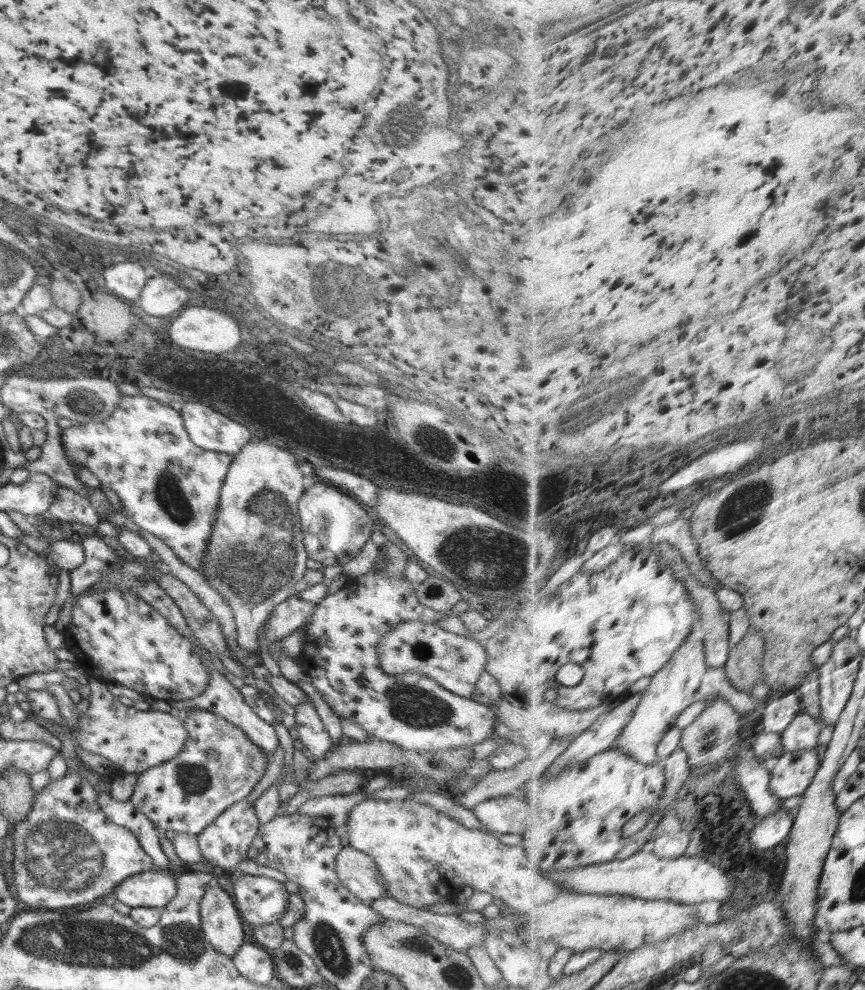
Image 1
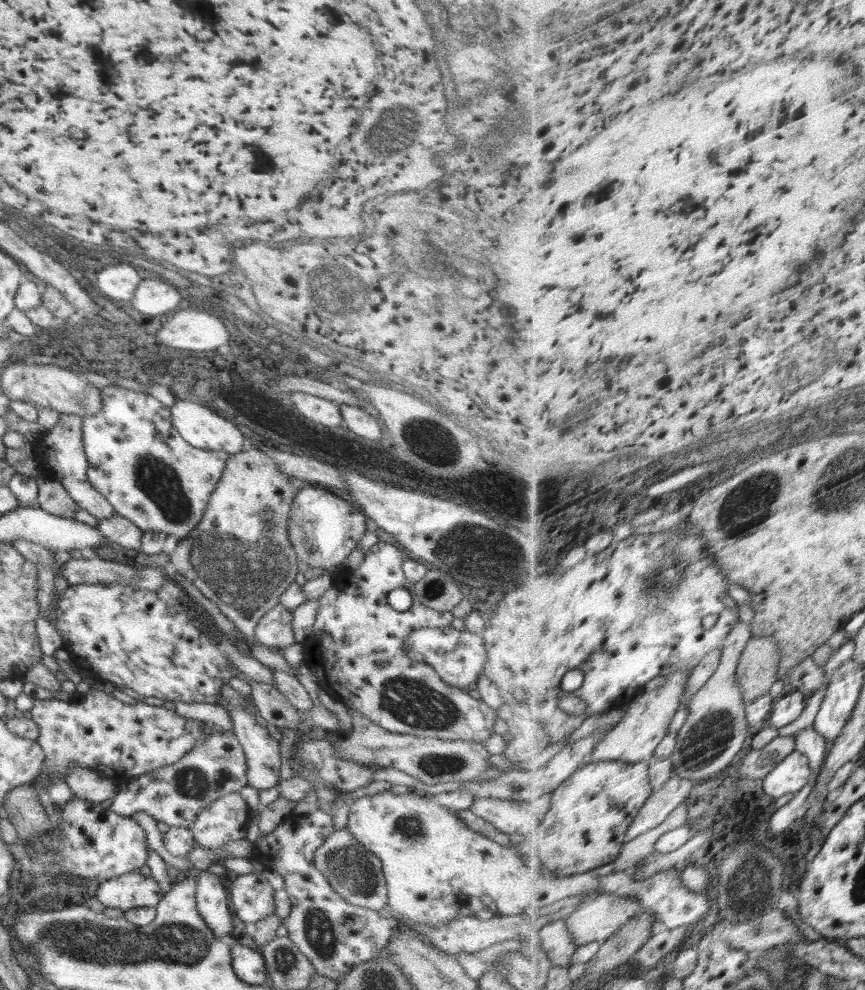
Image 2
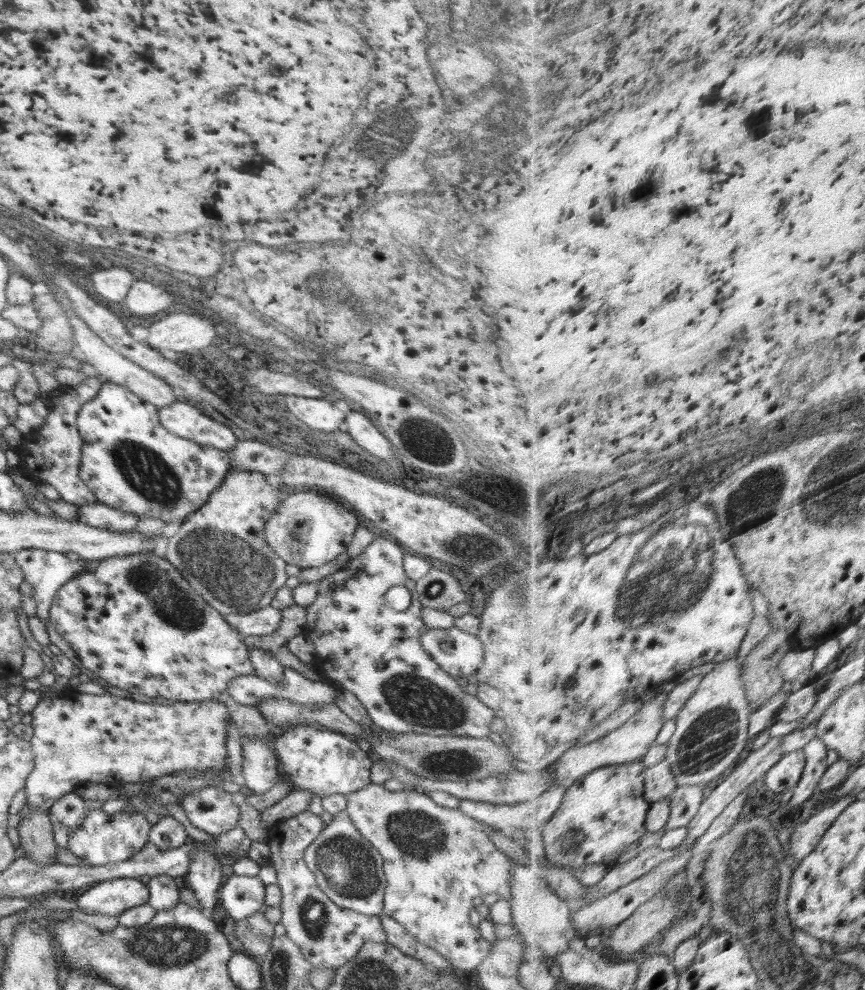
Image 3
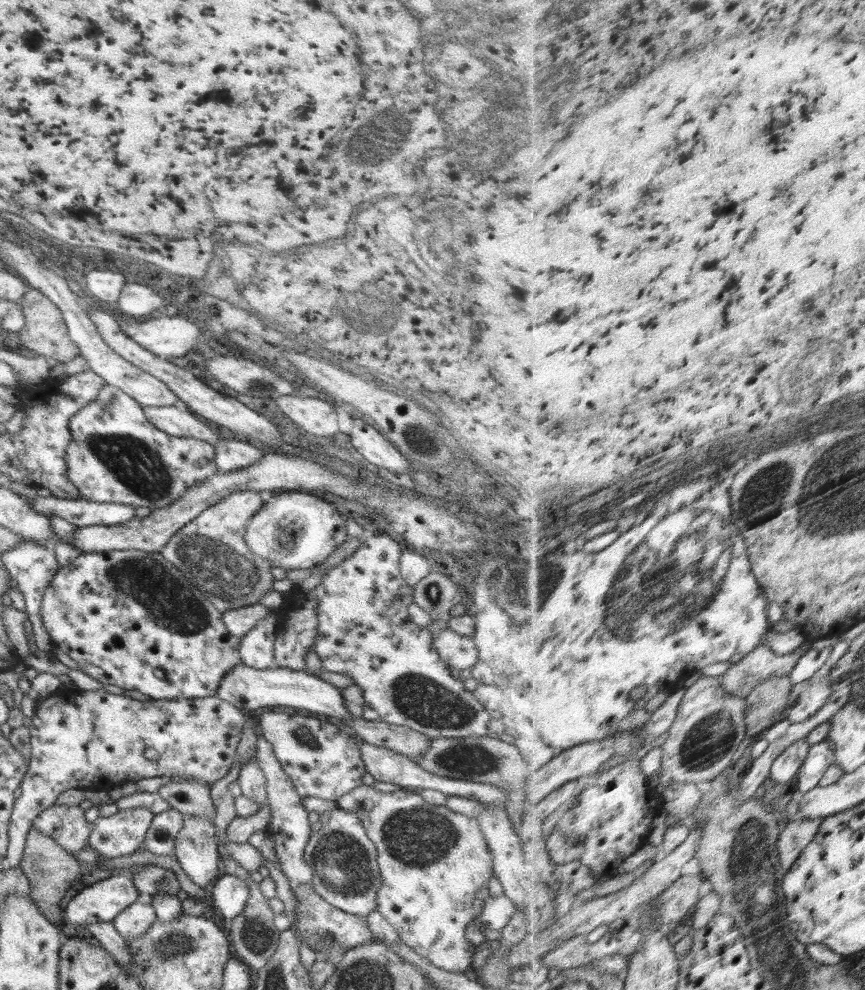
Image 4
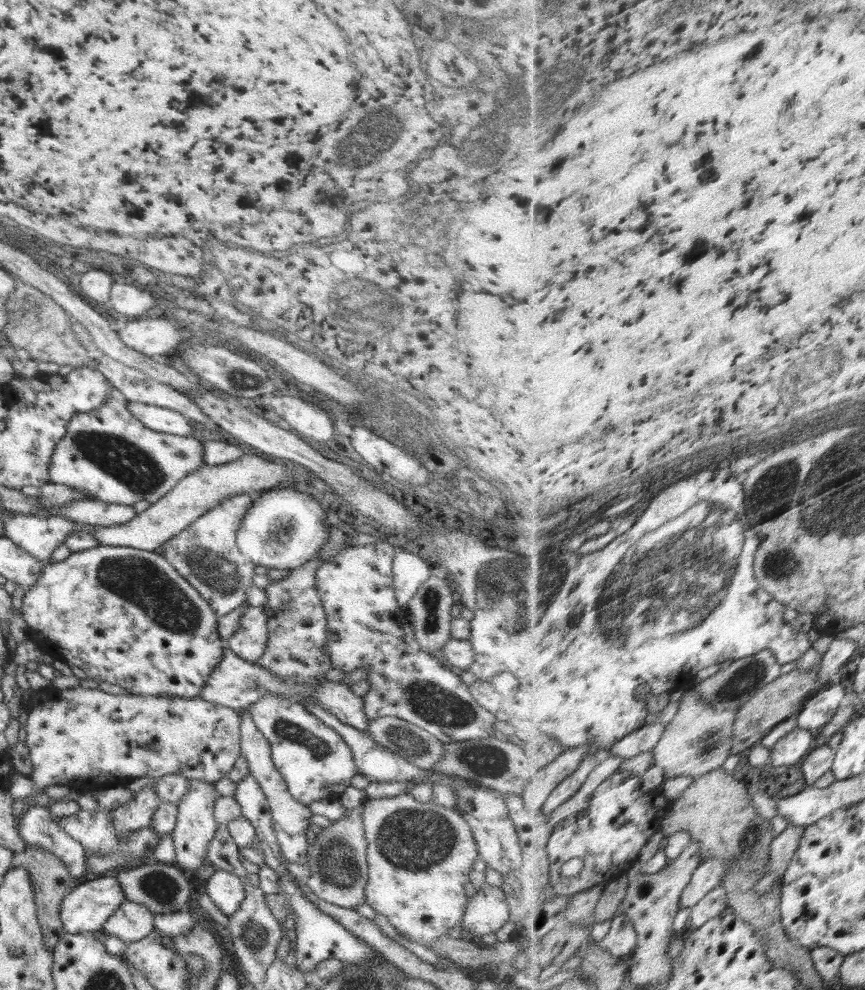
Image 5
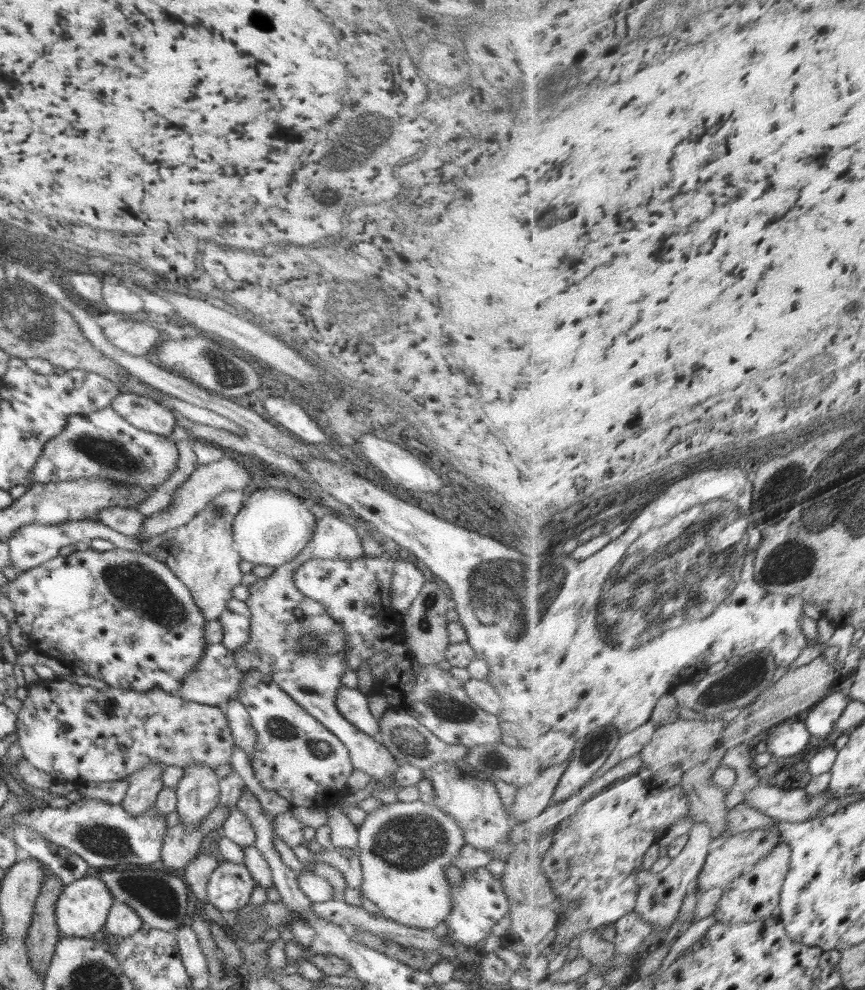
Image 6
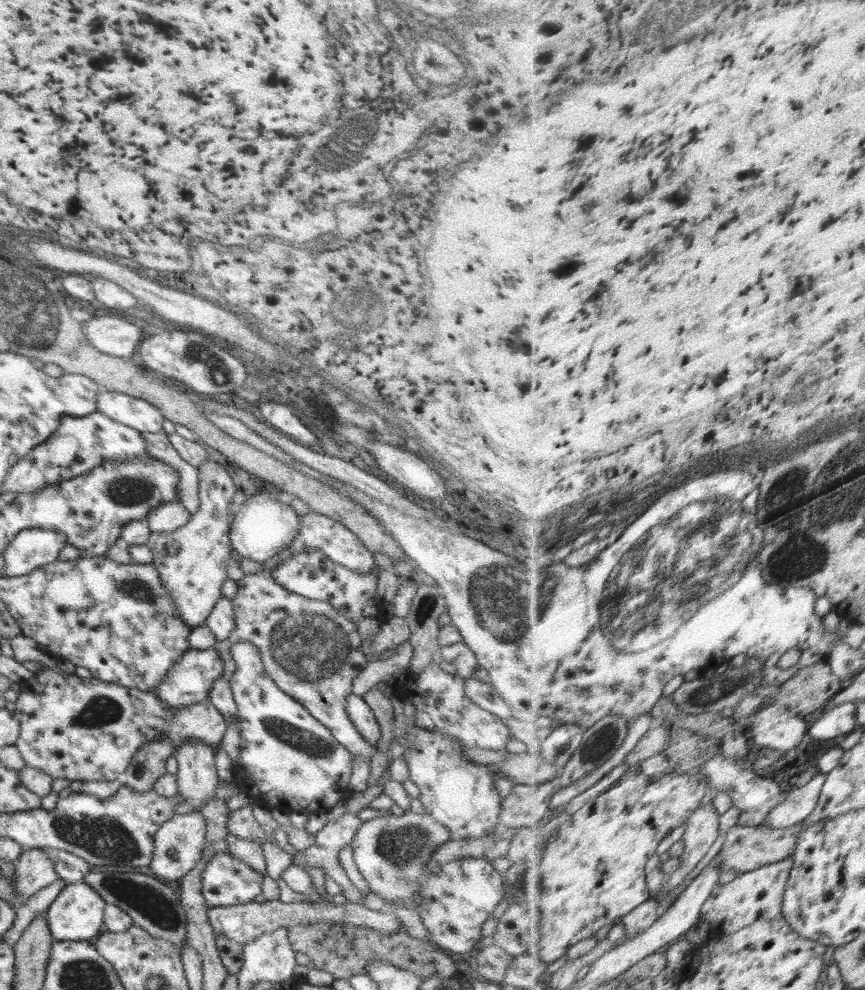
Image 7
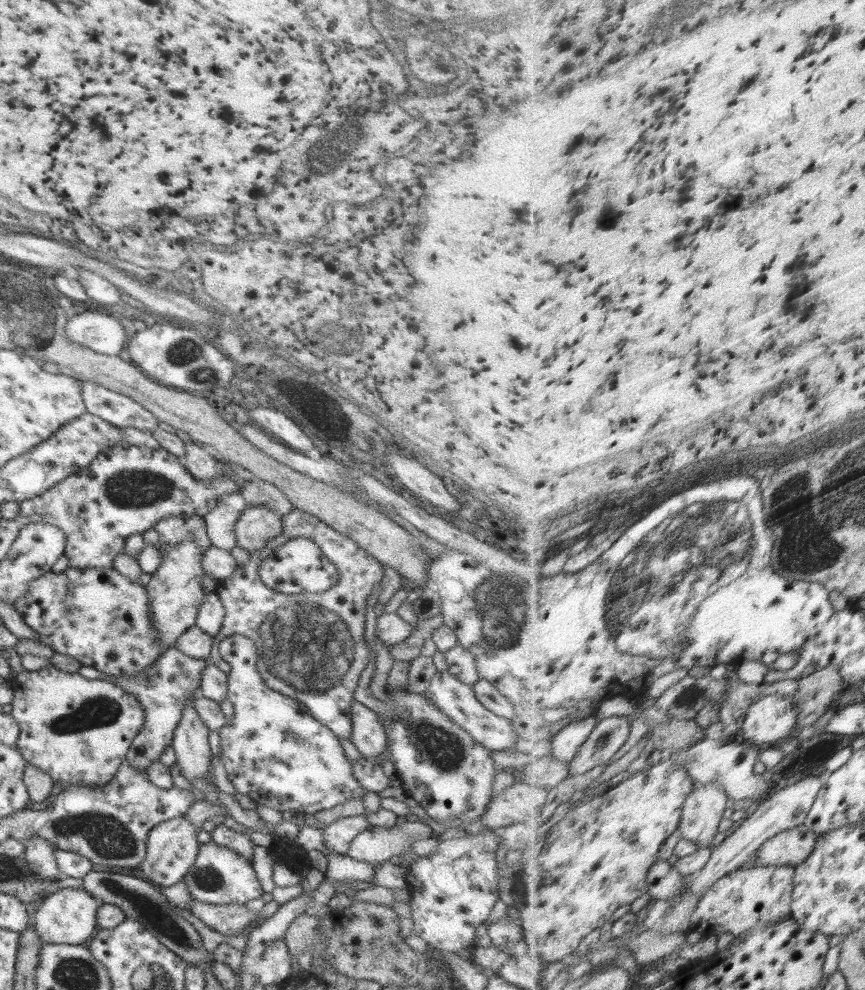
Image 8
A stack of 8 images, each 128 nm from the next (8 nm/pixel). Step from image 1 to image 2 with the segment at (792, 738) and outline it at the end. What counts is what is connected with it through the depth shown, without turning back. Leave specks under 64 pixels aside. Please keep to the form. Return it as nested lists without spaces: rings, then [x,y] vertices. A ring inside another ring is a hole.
[[[813,726],[806,728],[796,734],[797,736],[797,751],[805,753],[811,761],[813,768],[814,780],[806,784],[806,787],[794,795],[793,800],[784,806],[778,813],[774,814],[770,824],[768,824],[769,836],[766,840],[773,839],[775,836],[780,836],[782,832],[788,830],[802,812],[807,808],[810,797],[814,794],[817,788],[818,779],[824,771],[828,755],[828,740],[818,732]]]

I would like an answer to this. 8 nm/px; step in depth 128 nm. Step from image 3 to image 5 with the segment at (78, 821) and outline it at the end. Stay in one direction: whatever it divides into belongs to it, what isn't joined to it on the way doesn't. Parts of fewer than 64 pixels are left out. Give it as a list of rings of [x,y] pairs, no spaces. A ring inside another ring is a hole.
[[[31,806],[18,819],[18,834],[28,846],[42,846],[67,867],[72,879],[79,879],[87,872],[86,853],[82,845],[72,840],[58,824],[58,817],[48,808]]]

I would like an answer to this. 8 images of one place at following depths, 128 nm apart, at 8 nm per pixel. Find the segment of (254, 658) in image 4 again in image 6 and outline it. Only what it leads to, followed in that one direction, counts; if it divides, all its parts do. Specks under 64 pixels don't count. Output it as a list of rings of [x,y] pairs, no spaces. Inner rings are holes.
[[[234,597],[228,600],[226,607],[218,616],[218,622],[222,624],[222,634],[224,634],[221,643],[230,651],[238,651],[242,645],[248,643],[248,639],[250,639],[250,617],[252,616],[246,602],[237,600]]]

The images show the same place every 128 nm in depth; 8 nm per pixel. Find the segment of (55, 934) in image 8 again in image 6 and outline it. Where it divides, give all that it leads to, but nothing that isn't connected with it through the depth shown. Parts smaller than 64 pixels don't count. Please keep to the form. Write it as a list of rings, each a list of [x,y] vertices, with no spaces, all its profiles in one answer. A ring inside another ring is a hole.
[[[83,877],[65,885],[56,899],[54,905],[54,916],[56,924],[62,936],[78,936],[80,938],[92,939],[94,934],[105,928],[106,919],[114,898],[106,884],[97,877]]]

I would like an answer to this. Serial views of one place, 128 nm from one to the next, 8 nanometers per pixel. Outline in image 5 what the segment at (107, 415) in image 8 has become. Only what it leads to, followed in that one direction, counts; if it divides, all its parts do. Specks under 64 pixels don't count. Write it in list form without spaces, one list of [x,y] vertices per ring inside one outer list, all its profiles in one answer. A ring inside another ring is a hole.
[[[130,402],[126,404],[130,414],[140,420],[146,428],[156,432],[165,432],[176,436],[188,436],[194,434],[194,428],[188,423],[188,418],[168,408],[143,404],[142,402]]]

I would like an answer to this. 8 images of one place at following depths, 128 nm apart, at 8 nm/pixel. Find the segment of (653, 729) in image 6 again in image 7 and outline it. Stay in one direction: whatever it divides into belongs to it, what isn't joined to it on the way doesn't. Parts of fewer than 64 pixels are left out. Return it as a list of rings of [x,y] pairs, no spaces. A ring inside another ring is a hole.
[[[650,712],[641,714],[636,718],[632,718],[629,724],[629,736],[624,742],[624,745],[618,750],[618,753],[601,768],[592,772],[589,776],[582,778],[578,782],[571,784],[567,788],[559,788],[557,794],[550,802],[550,809],[556,809],[564,804],[569,804],[575,800],[580,794],[587,792],[590,788],[594,788],[600,780],[606,778],[618,766],[621,766],[627,757],[636,749],[636,746],[643,740],[650,730],[653,730],[657,725]]]

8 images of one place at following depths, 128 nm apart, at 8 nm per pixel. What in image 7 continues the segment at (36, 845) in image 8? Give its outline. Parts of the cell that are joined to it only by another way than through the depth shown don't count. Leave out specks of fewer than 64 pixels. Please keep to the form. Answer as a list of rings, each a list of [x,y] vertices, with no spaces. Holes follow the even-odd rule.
[[[40,848],[23,852],[14,866],[14,898],[9,902],[16,910],[35,892],[59,879],[52,860]]]

